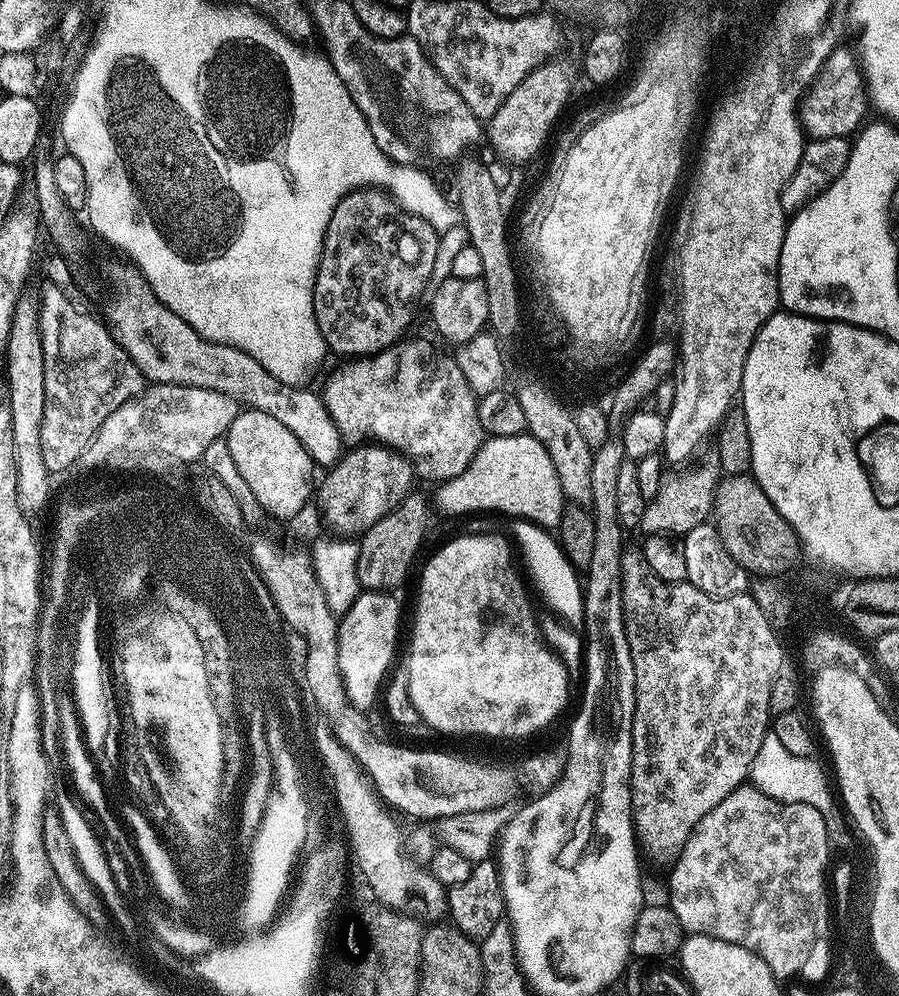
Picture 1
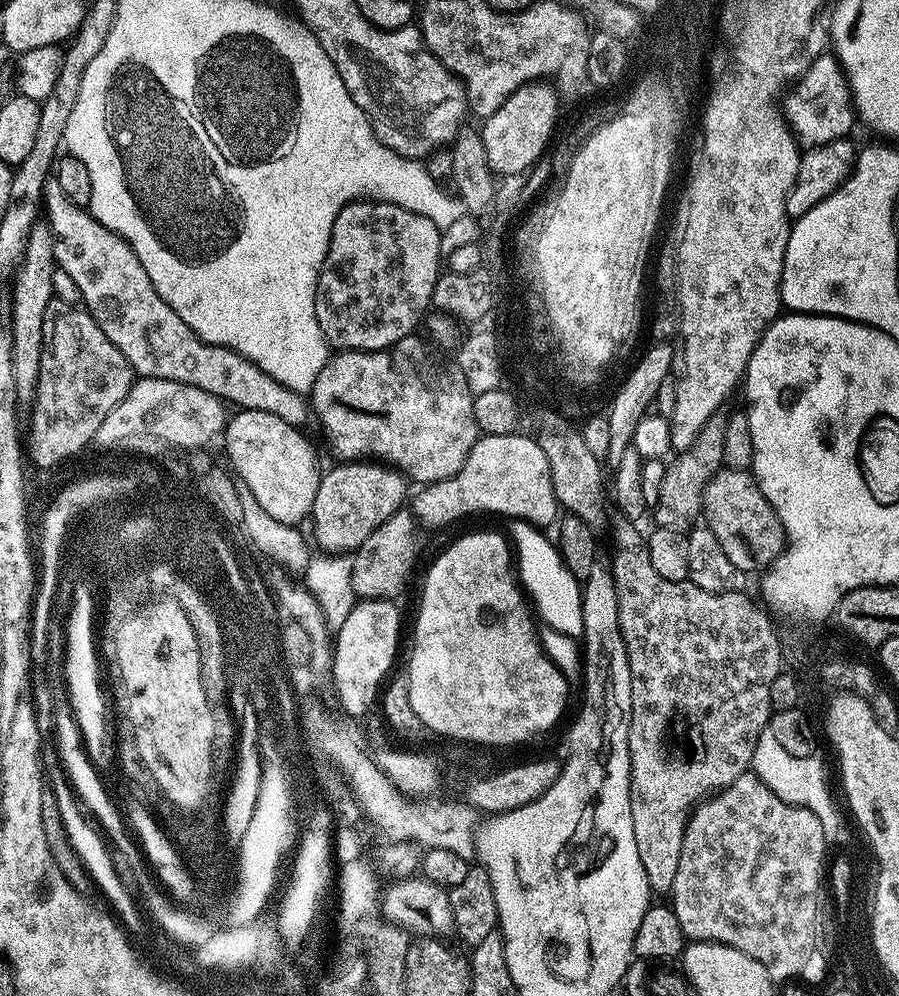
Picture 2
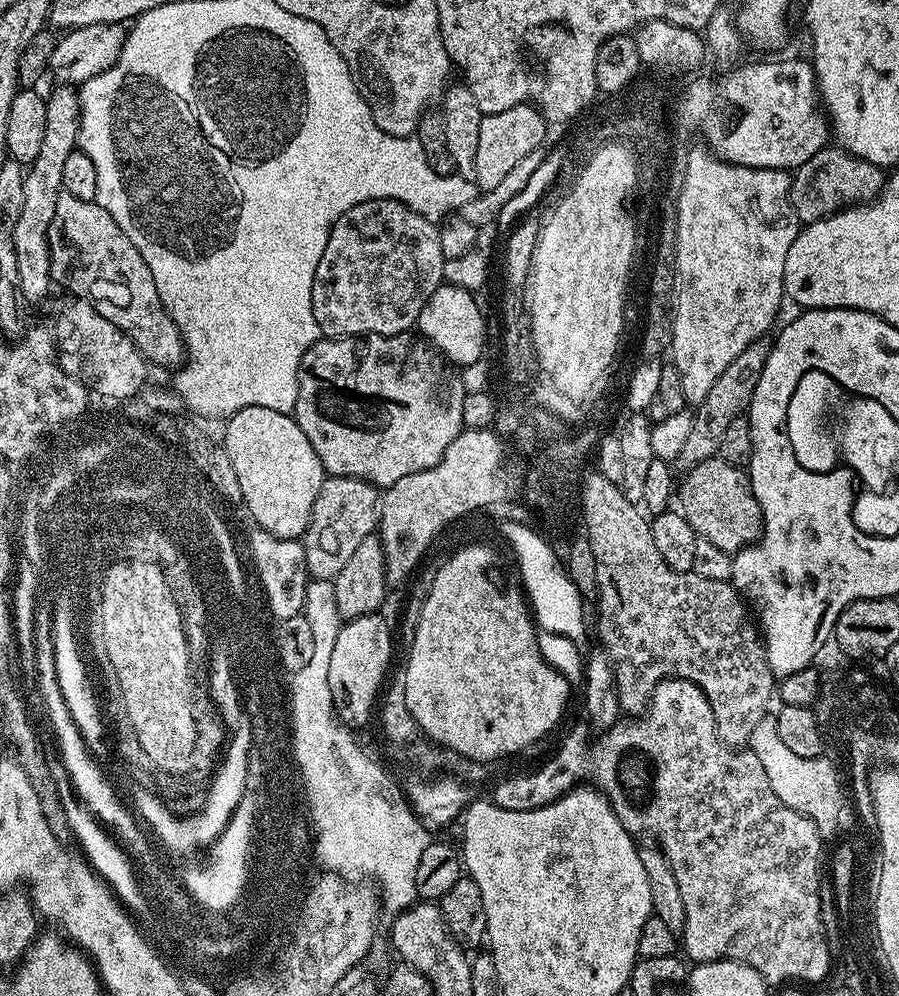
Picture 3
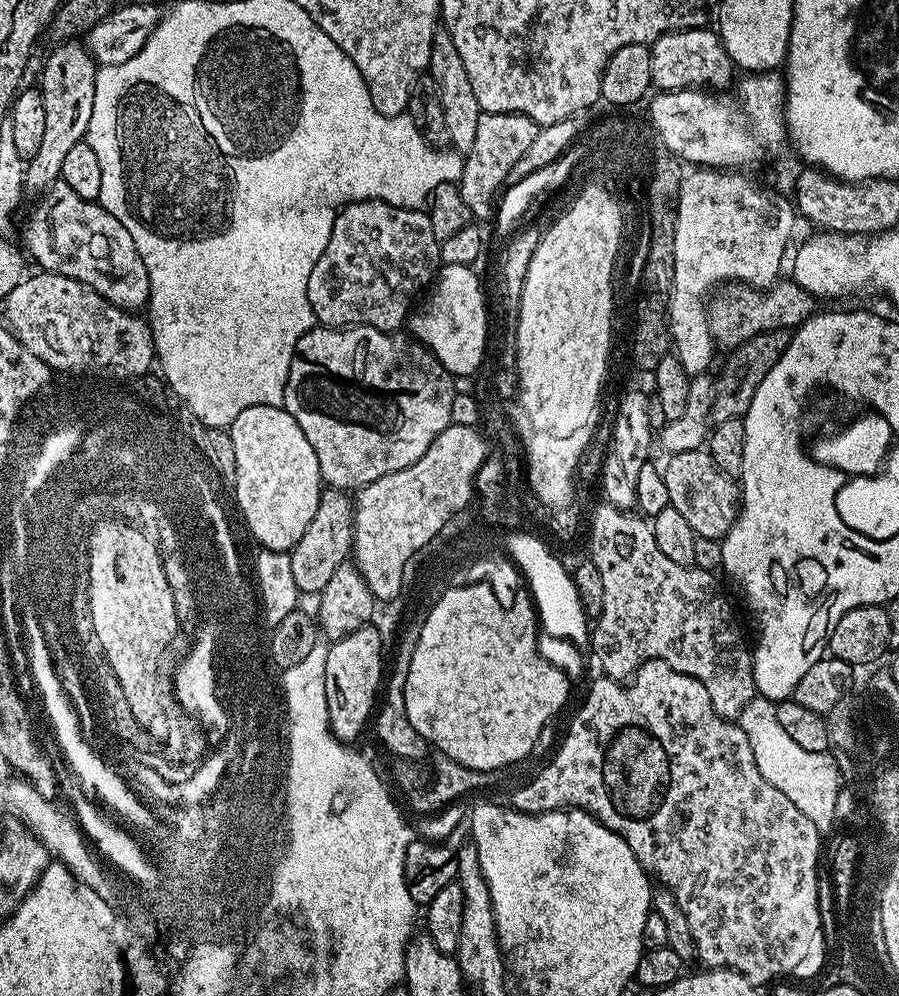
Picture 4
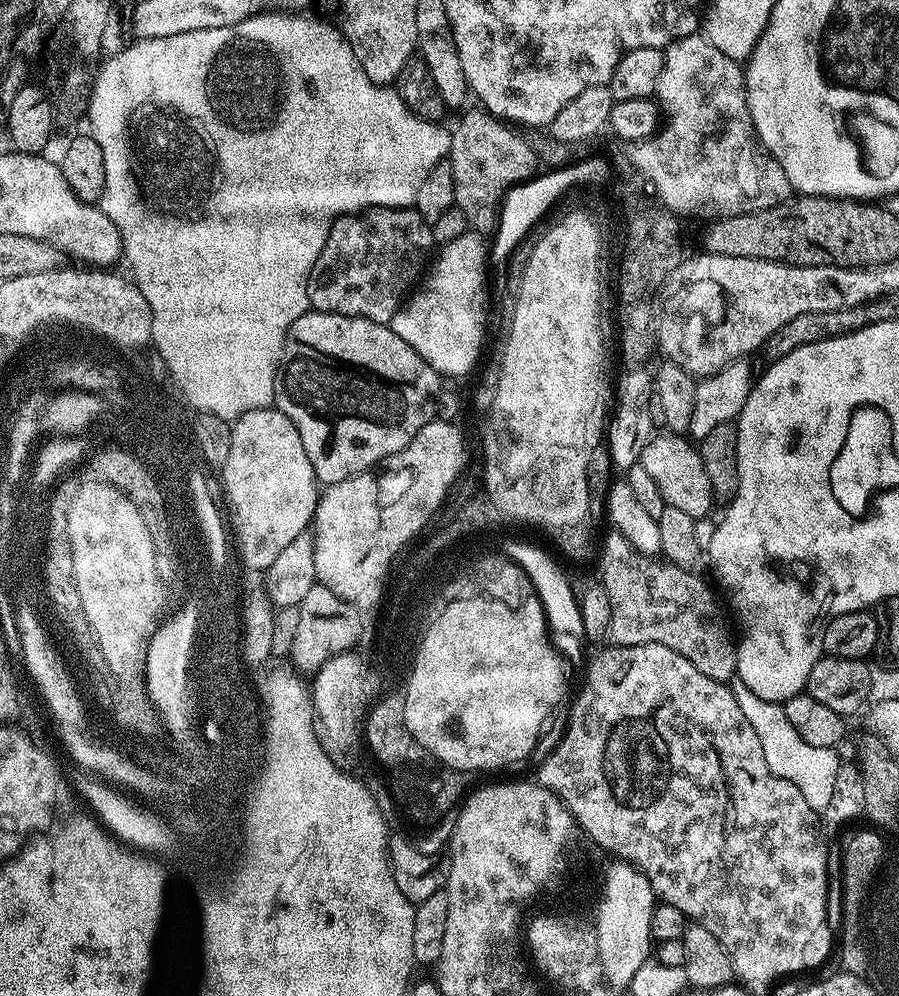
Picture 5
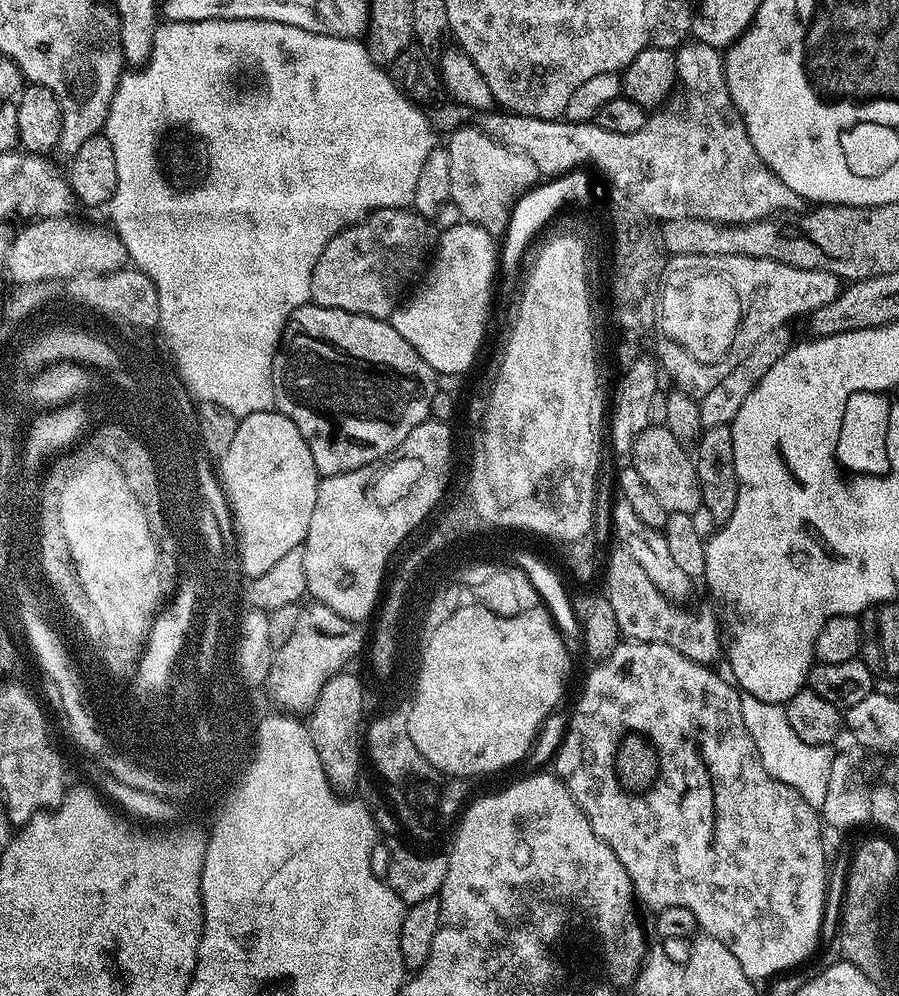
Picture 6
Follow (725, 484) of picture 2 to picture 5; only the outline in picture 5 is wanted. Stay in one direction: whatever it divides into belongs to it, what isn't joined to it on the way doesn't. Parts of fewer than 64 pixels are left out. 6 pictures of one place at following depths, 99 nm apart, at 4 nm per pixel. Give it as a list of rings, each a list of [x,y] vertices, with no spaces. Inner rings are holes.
[[[656,434],[648,441],[647,446],[640,455],[640,464],[646,466],[650,478],[654,478],[658,490],[662,494],[664,503],[667,506],[675,506],[677,510],[683,510],[684,513],[694,517],[707,517],[712,508],[714,493],[710,486],[710,478],[706,478],[706,466],[702,466],[700,449],[691,439],[685,438],[680,434]]]

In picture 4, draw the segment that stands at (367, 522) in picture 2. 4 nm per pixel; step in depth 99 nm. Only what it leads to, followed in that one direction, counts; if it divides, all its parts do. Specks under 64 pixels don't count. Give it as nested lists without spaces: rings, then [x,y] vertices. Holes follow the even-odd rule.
[[[325,487],[320,494],[318,510],[314,510],[314,518],[310,518],[310,526],[306,526],[306,534],[290,550],[292,561],[290,570],[294,572],[294,582],[301,593],[318,594],[330,582],[334,570],[349,559],[352,548],[352,513],[353,501],[347,491],[339,488]]]

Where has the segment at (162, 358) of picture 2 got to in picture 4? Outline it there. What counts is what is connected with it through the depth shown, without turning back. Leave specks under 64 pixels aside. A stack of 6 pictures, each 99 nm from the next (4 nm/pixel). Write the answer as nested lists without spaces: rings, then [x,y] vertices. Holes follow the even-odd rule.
[[[57,182],[43,193],[40,209],[33,214],[32,220],[40,224],[45,220],[48,223],[48,248],[36,248],[32,256],[41,265],[45,272],[52,272],[55,275],[64,275],[68,279],[74,279],[84,284],[92,292],[96,292],[102,299],[113,304],[114,307],[127,310],[140,310],[148,303],[150,294],[150,278],[146,274],[146,266],[142,266],[142,258],[138,254],[138,246],[134,246],[134,238],[130,238],[130,233],[114,214],[110,214],[94,200],[78,198],[70,186],[63,182]]]

